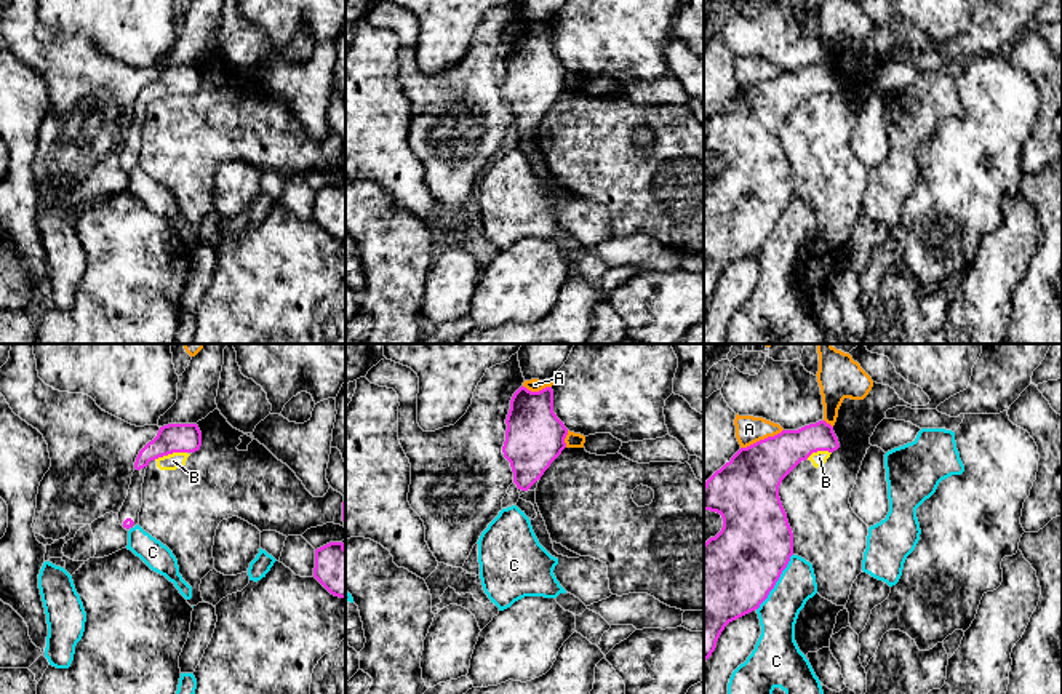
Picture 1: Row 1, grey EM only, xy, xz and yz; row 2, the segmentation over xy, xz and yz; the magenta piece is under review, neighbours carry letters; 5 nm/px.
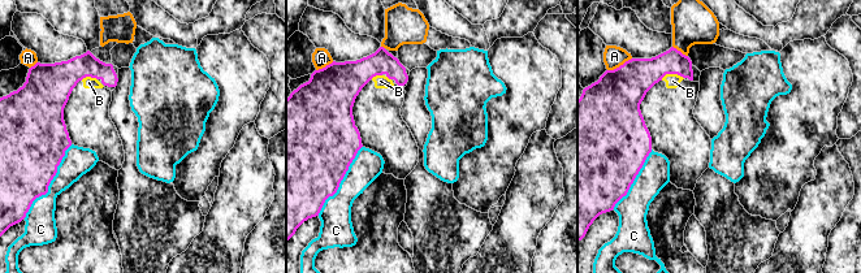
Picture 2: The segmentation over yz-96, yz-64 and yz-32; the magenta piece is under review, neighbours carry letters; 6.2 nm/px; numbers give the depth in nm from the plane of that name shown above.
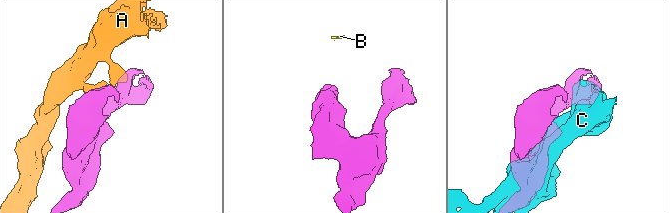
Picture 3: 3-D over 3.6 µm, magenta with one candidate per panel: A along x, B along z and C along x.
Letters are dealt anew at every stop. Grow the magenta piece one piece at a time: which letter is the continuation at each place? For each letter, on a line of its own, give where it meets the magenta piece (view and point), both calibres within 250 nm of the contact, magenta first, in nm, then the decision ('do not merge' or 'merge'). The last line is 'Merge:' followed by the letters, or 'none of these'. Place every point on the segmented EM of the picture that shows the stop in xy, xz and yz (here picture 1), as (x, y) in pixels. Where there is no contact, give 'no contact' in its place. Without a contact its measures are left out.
A: yz (762, 440) | 320/140 nm | do not merge
B: xy (170, 453) | 140/80 nm | do not merge
C: yz (776, 581) | 420/200 nm | do not merge
Merge: none of these

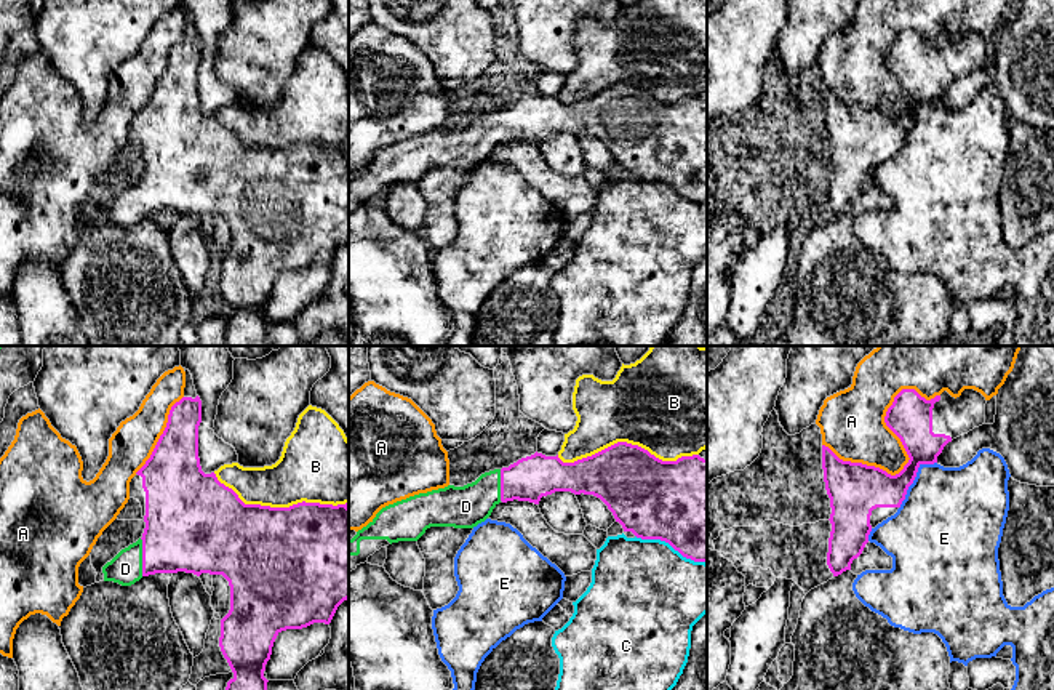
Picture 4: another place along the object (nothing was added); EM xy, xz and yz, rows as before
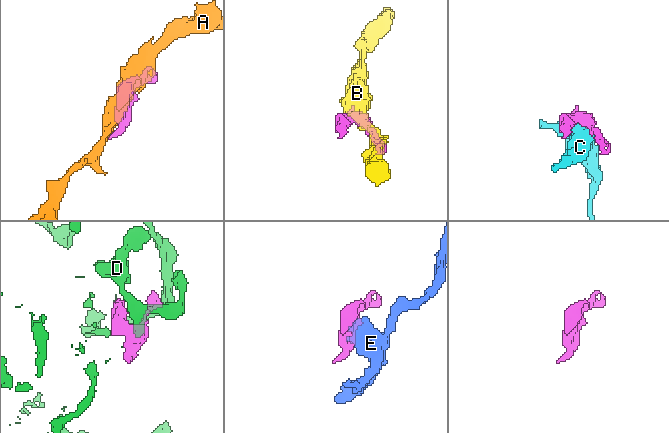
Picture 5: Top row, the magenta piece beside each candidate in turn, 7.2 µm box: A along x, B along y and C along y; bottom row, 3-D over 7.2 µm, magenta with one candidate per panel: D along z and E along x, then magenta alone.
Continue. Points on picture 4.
A: yz (906, 450) | 220/280 nm | do not merge
B: xz (627, 444) | 360/460 nm | do not merge
C: xz (670, 545) | 500/480 nm | do not merge
D: xy (143, 557) | 400/160 nm | merge
E: yz (914, 479) | 220/480 nm | do not merge
Merge: D

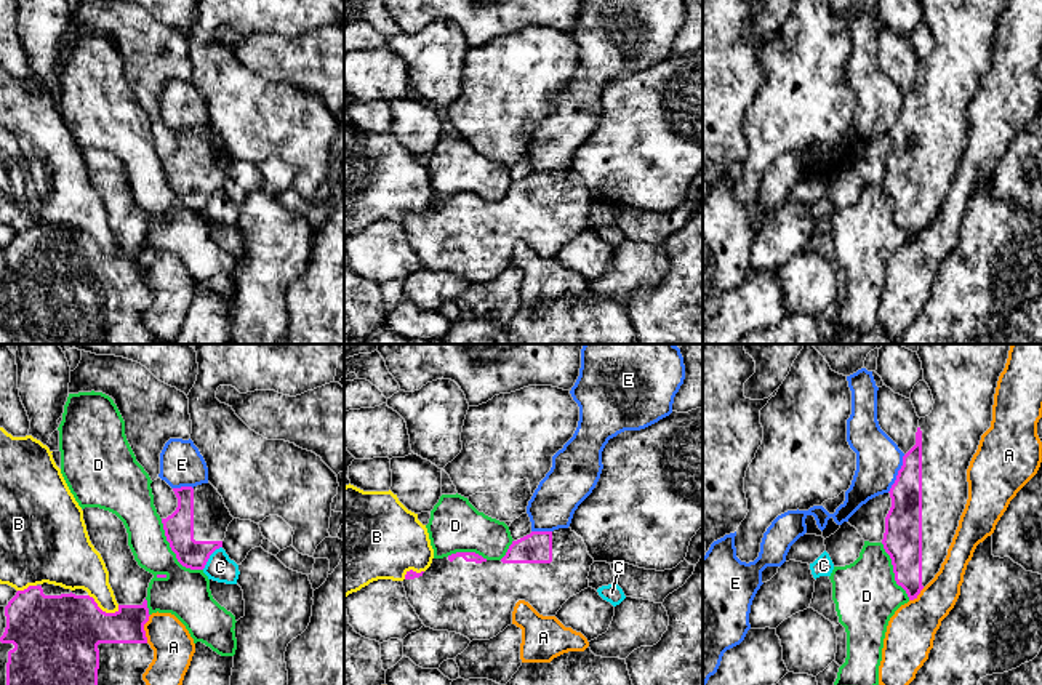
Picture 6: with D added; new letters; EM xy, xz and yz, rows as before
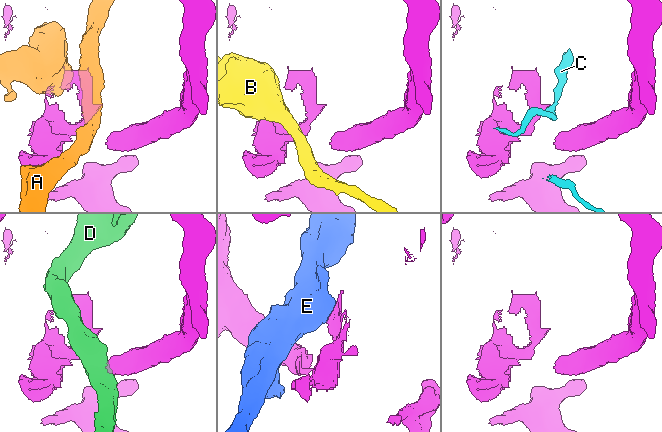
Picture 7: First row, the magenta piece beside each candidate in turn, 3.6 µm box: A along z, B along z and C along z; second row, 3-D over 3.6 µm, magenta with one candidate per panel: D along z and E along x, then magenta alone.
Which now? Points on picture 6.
A: xy (143, 629) | 190/200 nm | do not merge
B: xy (101, 610) | 400/220 nm | do not merge
C: xy (208, 557) | 150/140 nm | do not merge
D: xy (173, 551) | 150/240 nm | do not merge
E: yz (898, 474) | 190/220 nm | do not merge
Merge: none of these

